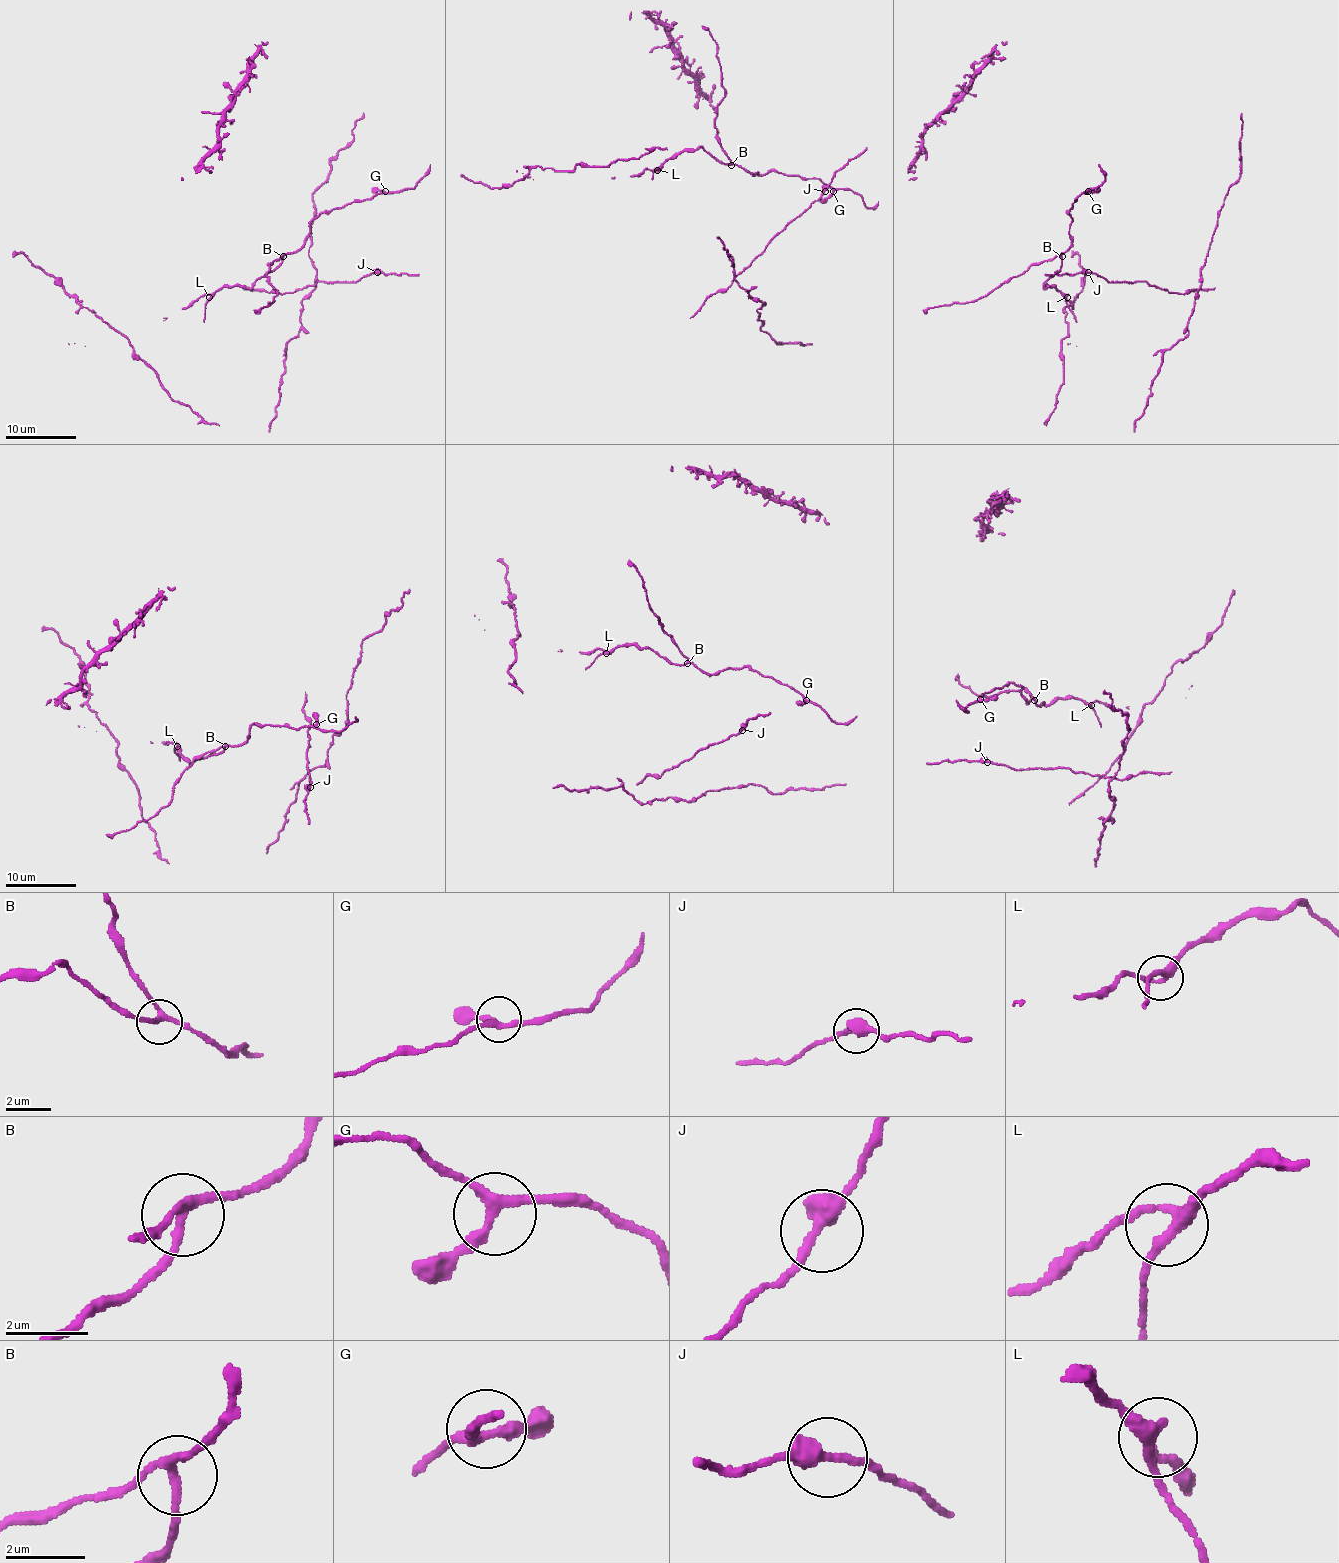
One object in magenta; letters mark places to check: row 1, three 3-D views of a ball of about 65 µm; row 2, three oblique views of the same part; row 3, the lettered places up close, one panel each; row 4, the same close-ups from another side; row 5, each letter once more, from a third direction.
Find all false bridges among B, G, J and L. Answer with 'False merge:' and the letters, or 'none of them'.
False merge: none of them

